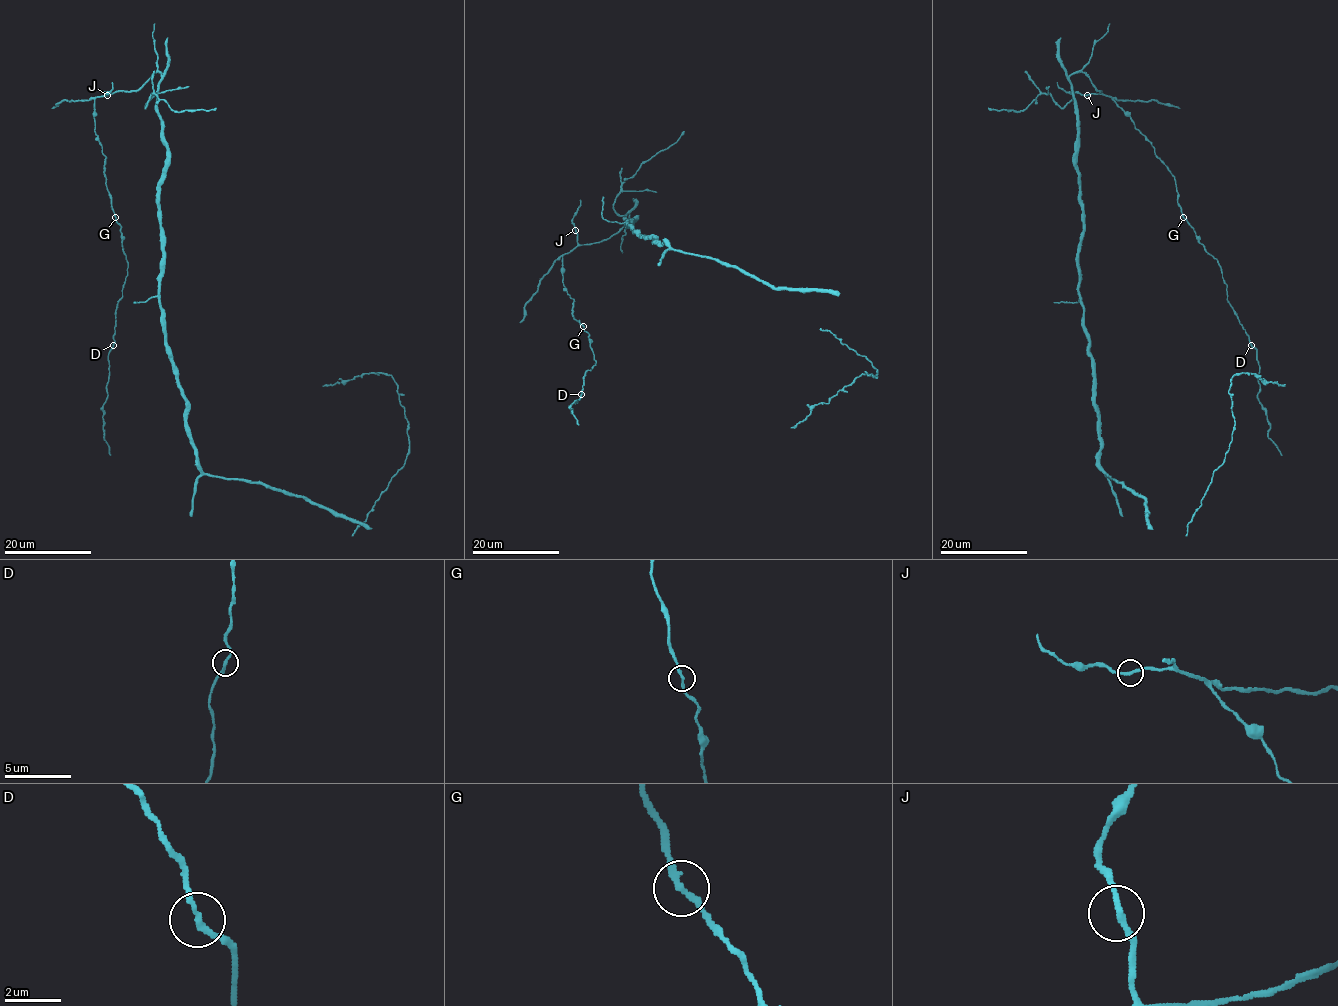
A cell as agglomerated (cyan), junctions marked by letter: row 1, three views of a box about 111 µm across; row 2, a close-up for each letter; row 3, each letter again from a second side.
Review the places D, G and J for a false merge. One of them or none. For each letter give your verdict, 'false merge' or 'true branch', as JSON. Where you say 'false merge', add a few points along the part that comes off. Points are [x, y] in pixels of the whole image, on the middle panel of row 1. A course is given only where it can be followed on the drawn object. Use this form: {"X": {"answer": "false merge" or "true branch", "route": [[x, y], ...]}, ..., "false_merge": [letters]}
{"D": {"answer": "false merge", "route": [[581, 394], [570, 410], [578, 425]]}, "G": {"answer": "true branch"}, "J": {"answer": "true branch"}, "false_merge": ["D"]}

